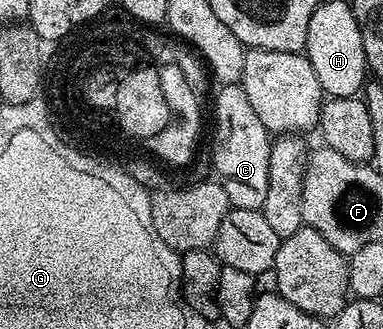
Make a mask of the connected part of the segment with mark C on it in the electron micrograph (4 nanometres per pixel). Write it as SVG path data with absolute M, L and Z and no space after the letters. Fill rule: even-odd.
M241 84L223 85L217 90L218 98L214 101L214 146L210 149L210 161L214 164L213 176L224 187L231 206L235 209L261 209L268 196L268 163L272 134L260 123L248 95L244 95Z

